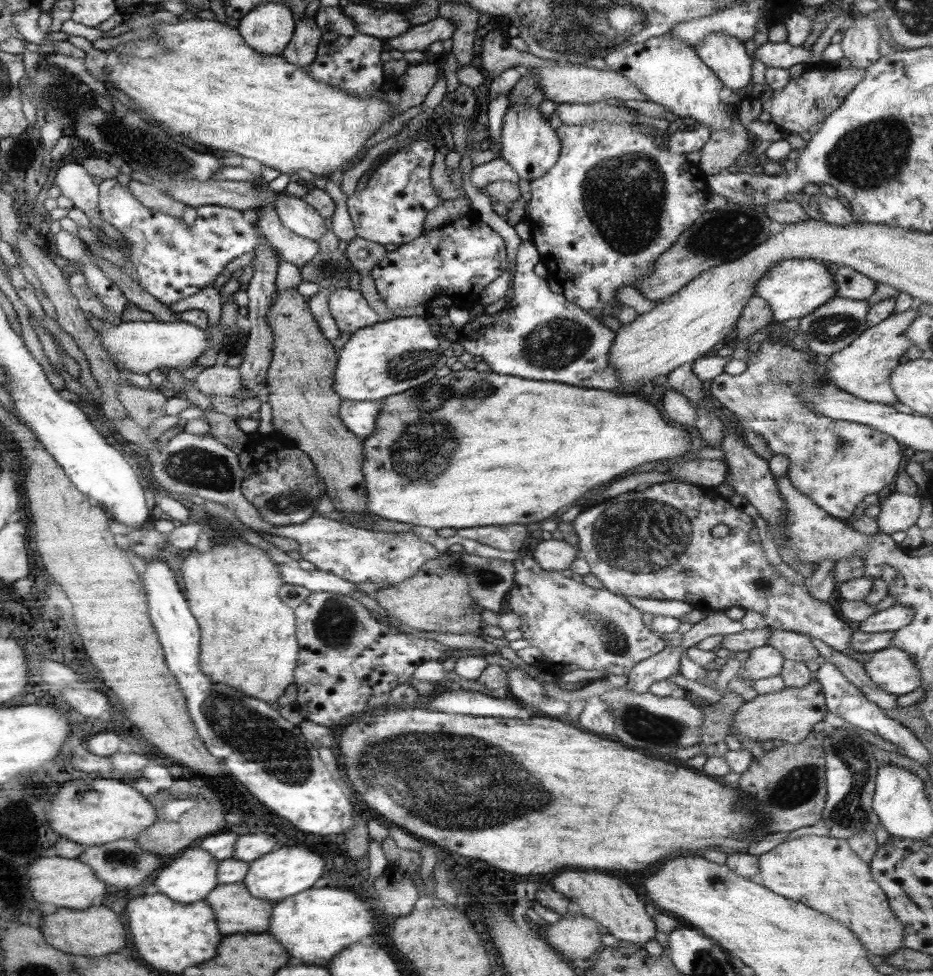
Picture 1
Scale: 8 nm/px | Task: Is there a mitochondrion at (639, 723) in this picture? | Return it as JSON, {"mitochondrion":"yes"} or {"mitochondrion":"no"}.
{"mitochondrion":"yes"}

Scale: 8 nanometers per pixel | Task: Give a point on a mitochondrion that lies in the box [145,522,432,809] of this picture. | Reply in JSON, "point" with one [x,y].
{"point":[253,734]}

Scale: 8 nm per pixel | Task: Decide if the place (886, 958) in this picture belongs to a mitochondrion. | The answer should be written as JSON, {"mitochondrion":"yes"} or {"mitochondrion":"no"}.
{"mitochondrion":"no"}

